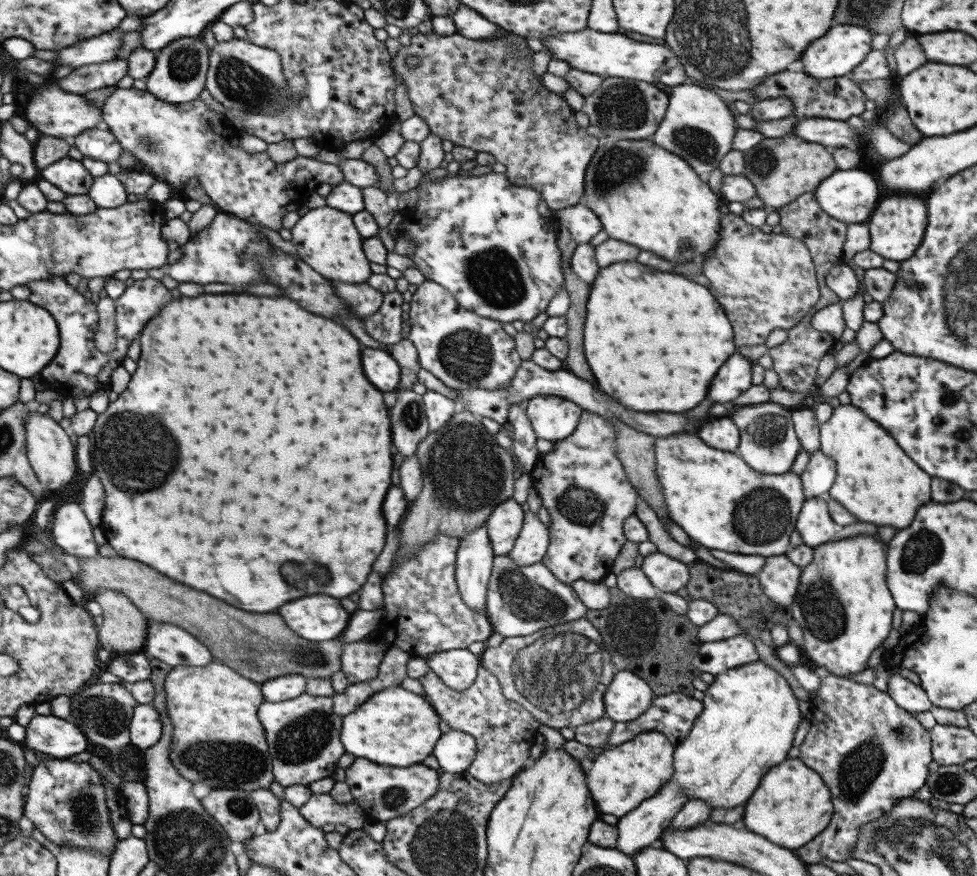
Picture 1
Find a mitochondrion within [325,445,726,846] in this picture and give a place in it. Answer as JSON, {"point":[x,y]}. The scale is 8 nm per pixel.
{"point":[554,674]}

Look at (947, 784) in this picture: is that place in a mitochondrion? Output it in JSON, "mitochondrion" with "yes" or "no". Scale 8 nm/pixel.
{"mitochondrion":"yes"}

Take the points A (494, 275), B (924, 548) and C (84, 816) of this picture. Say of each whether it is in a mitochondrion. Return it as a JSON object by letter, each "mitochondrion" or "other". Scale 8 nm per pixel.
{"A":"mitochondrion","B":"mitochondrion","C":"mitochondrion"}

